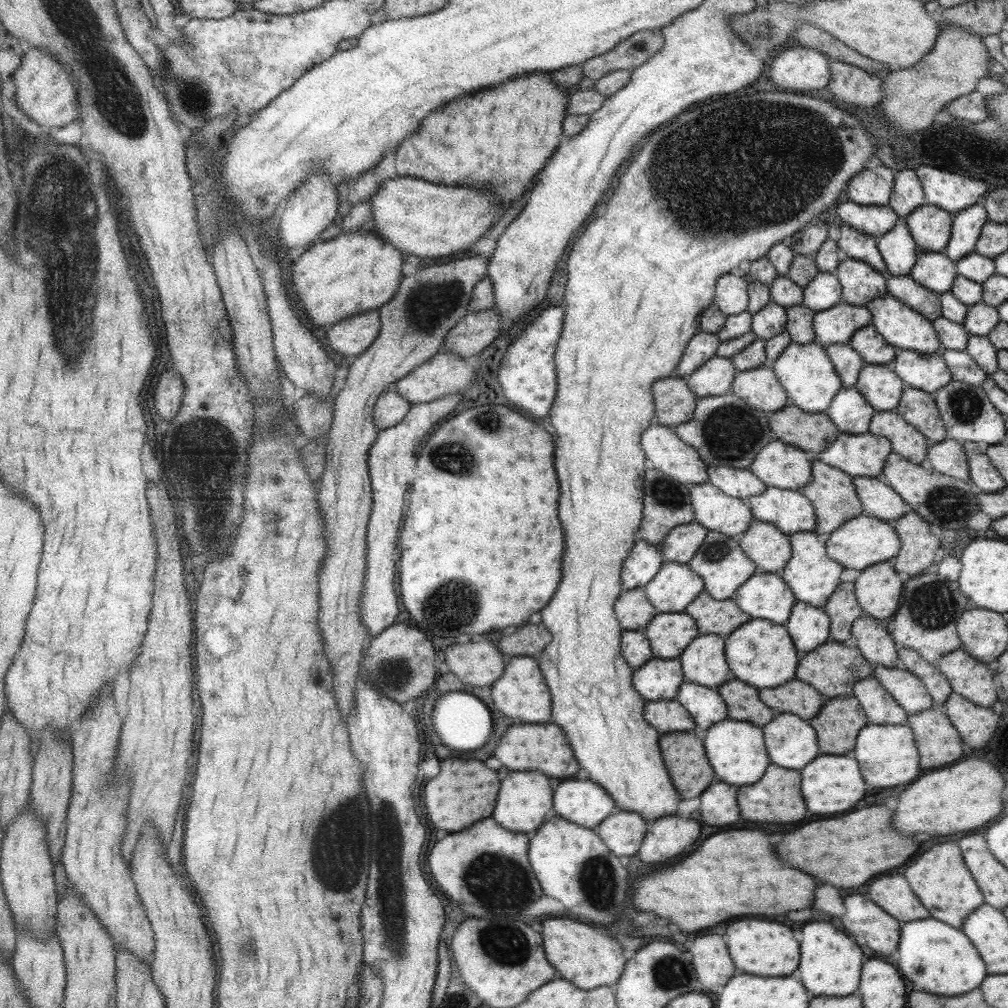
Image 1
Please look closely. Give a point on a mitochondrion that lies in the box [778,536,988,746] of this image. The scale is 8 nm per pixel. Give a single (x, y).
(932, 605)

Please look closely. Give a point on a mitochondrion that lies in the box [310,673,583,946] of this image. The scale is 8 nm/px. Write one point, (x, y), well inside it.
(342, 847)

